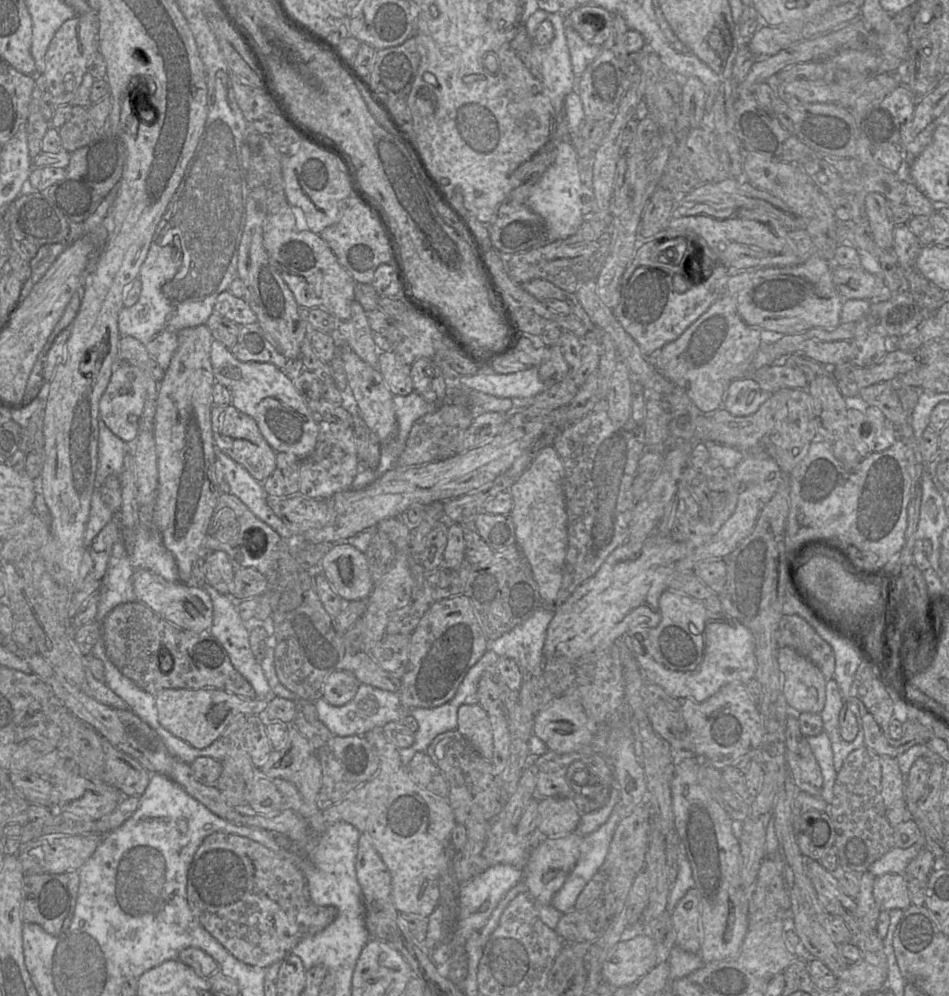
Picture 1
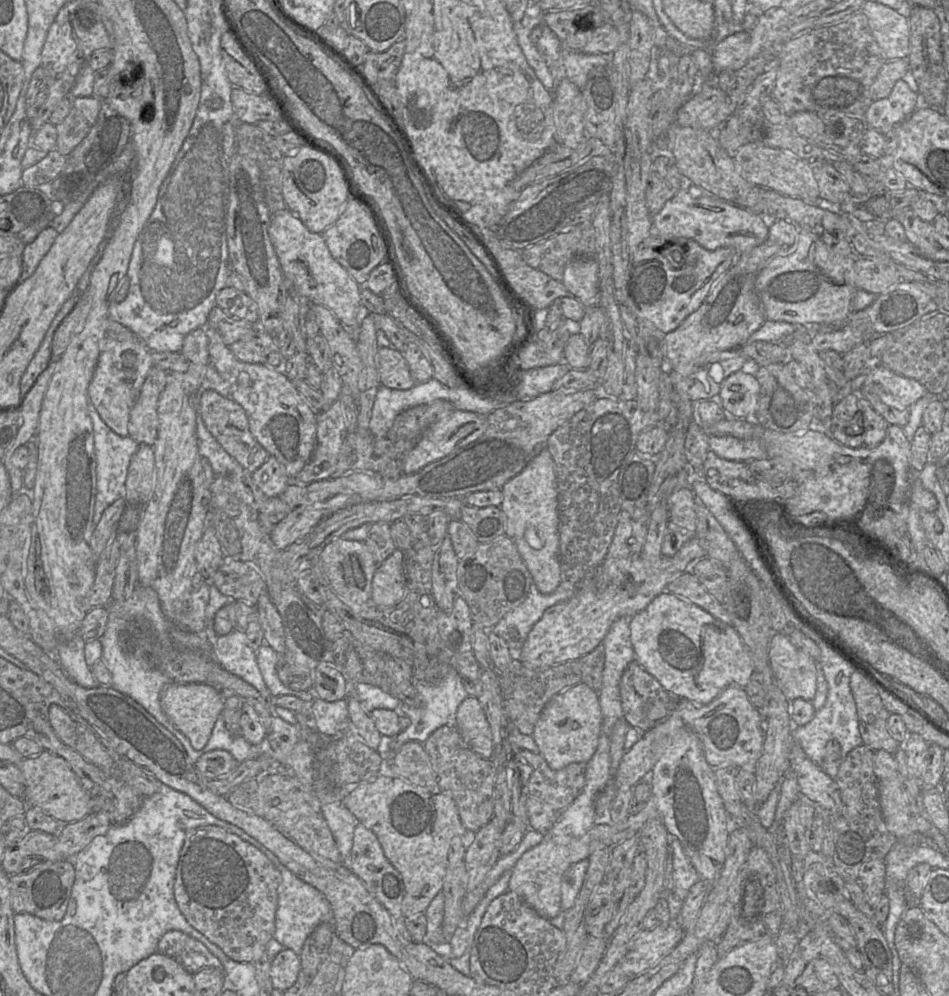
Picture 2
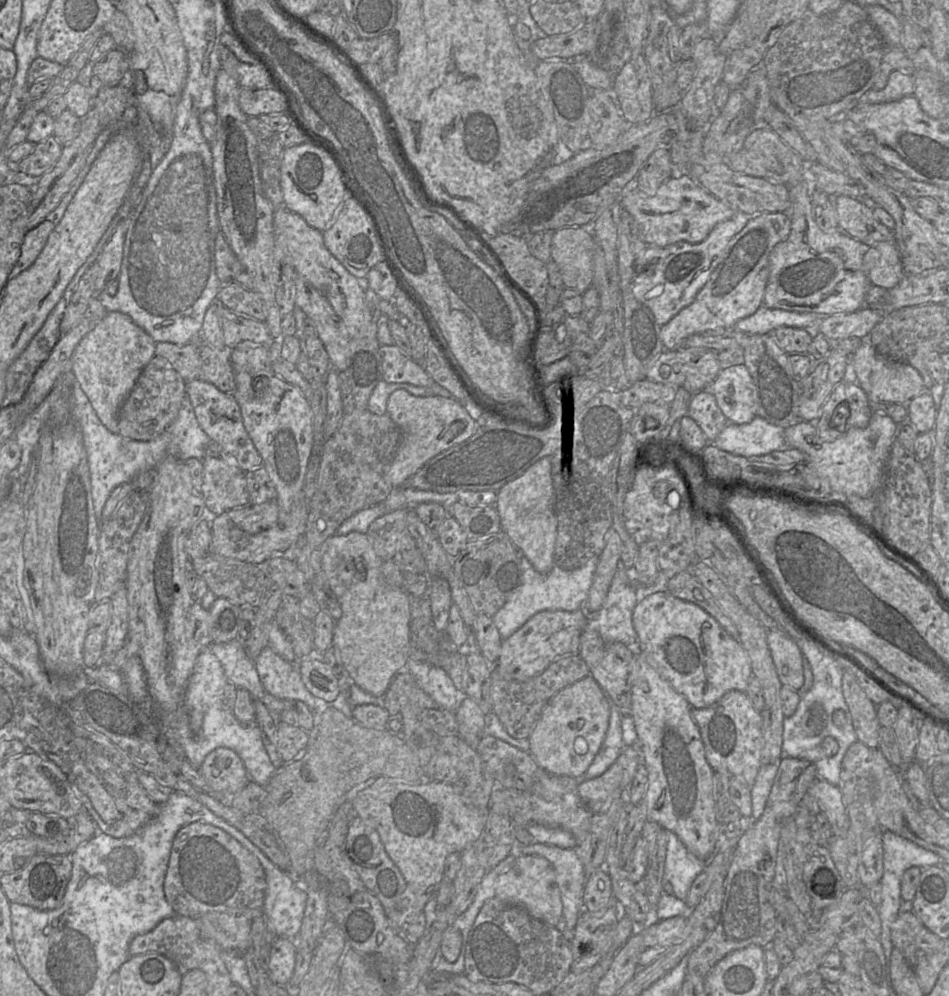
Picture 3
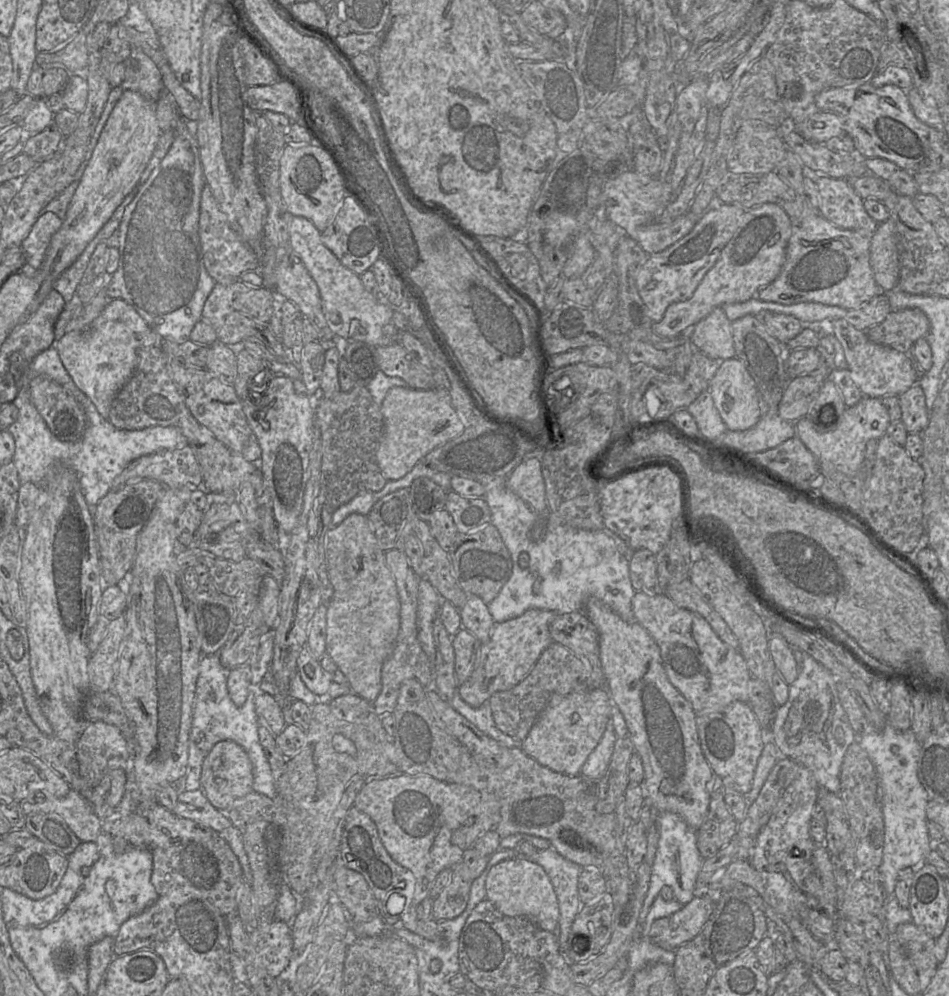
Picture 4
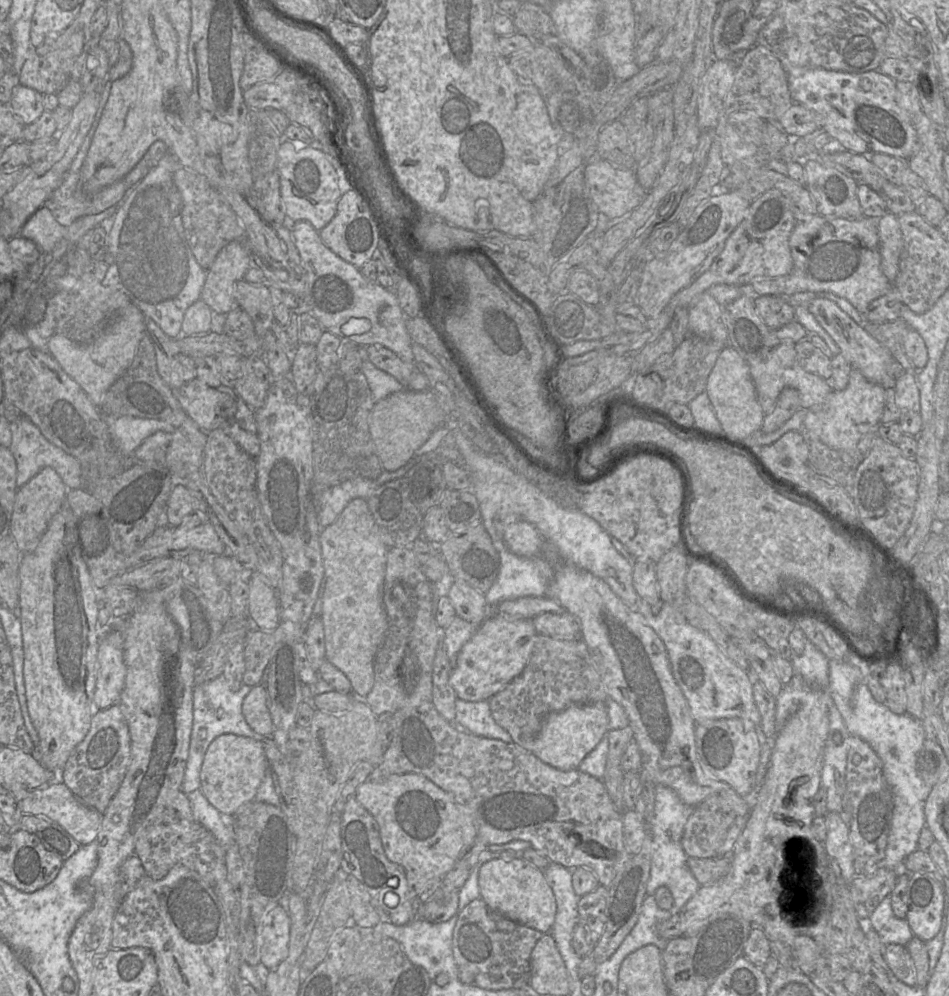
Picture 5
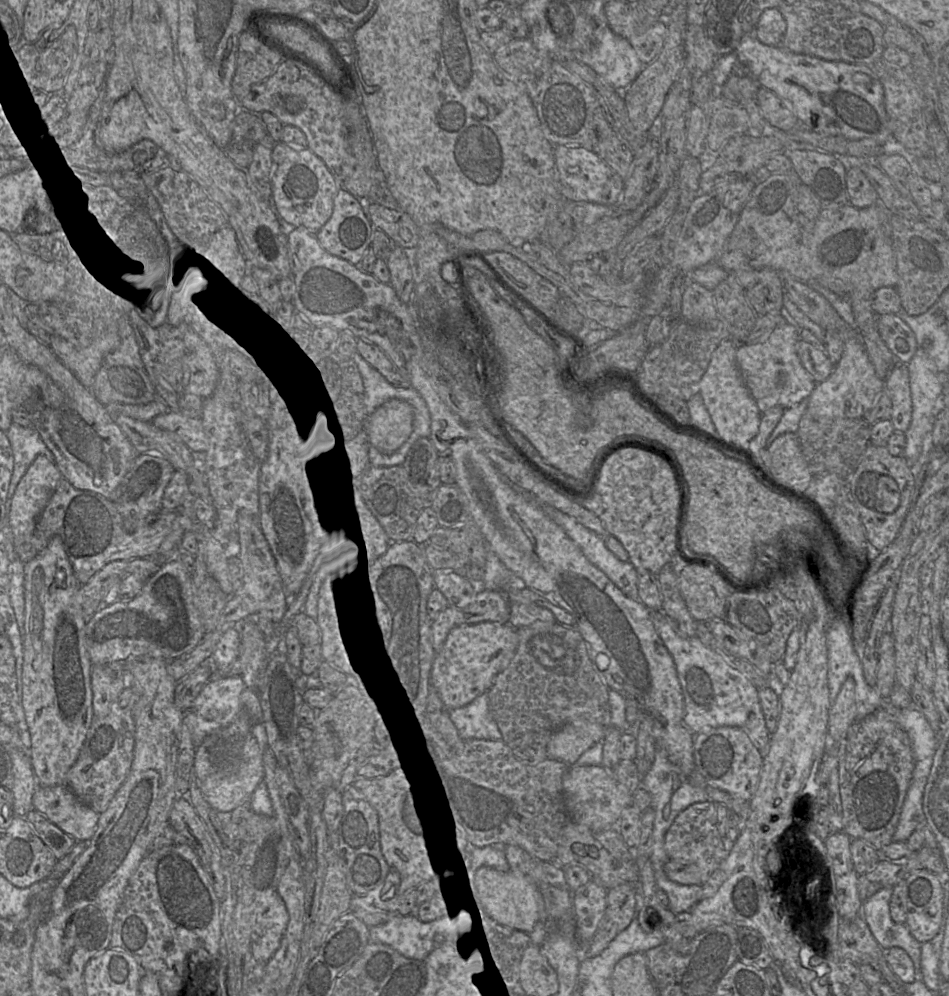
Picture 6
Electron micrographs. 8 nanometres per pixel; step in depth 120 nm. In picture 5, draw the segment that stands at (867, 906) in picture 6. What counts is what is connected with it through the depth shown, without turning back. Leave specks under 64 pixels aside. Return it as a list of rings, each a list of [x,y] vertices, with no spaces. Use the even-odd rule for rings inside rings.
[[[890,895],[886,896],[873,911],[867,920],[867,926],[878,933],[885,945],[906,946],[914,937],[907,920],[894,915]]]

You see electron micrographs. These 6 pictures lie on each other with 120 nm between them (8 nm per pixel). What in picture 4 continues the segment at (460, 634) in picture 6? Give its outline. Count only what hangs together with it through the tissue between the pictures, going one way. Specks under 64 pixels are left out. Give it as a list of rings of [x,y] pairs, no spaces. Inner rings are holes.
[[[530,609],[521,616],[501,623],[495,623],[490,638],[482,643],[470,678],[458,686],[458,693],[465,703],[480,707],[496,693],[508,690],[521,682],[532,670],[542,652],[553,642],[549,625],[558,614],[552,611]]]

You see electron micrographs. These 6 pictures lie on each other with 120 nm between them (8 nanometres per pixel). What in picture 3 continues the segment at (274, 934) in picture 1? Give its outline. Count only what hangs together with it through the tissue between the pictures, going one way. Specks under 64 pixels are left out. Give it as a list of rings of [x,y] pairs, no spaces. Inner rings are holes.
[[[193,822],[182,827],[176,834],[170,853],[168,867],[164,879],[164,894],[167,902],[172,906],[177,915],[189,917],[197,922],[201,922],[207,933],[216,941],[219,947],[237,956],[243,957],[245,952],[251,948],[251,925],[253,920],[263,914],[267,883],[265,872],[259,860],[235,838],[224,830],[203,822]]]

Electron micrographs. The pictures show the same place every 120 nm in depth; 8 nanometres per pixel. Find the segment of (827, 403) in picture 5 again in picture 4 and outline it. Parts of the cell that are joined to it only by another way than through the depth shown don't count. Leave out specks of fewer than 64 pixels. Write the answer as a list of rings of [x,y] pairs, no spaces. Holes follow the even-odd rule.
[[[863,396],[856,405],[846,407],[833,431],[819,432],[807,416],[795,422],[795,429],[796,436],[817,459],[821,471],[855,475],[863,462],[867,442],[870,439],[879,440],[886,434],[890,423],[888,411],[881,399]]]

